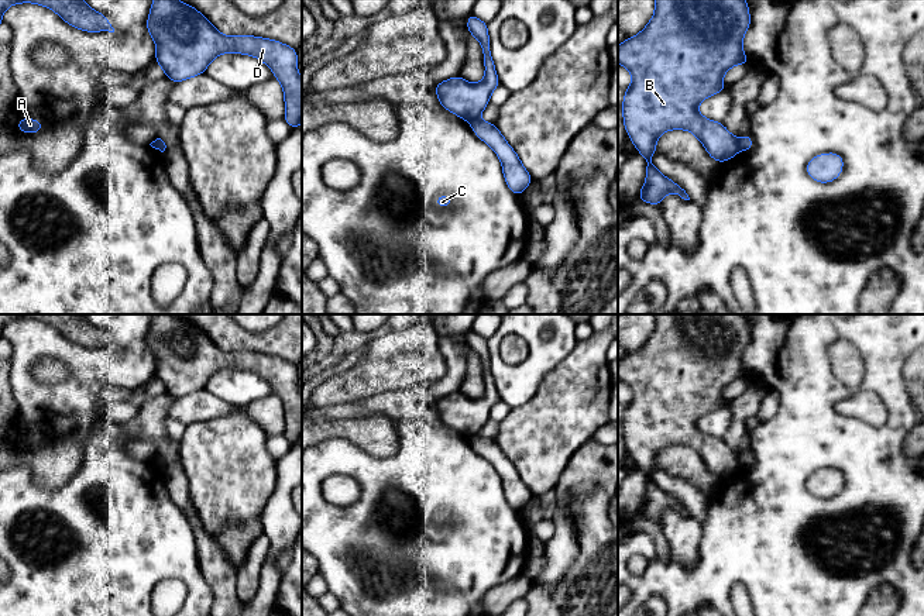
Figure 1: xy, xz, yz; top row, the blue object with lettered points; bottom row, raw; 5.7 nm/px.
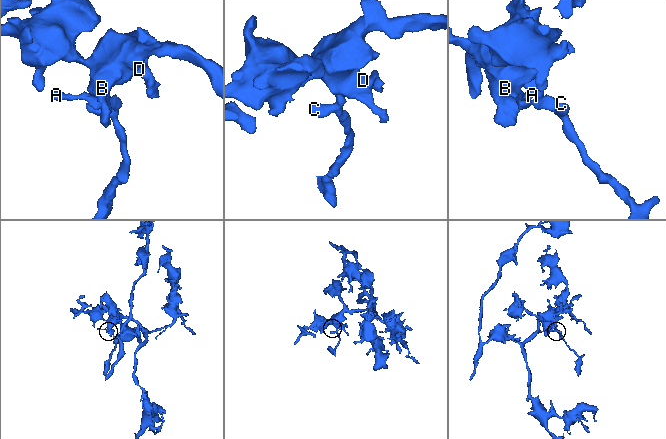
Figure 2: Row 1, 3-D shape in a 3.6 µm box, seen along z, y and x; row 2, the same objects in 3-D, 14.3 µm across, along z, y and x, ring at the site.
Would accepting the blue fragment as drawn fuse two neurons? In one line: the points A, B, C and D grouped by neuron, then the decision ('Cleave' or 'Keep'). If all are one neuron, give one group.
Groups: A B D / C. Cleave

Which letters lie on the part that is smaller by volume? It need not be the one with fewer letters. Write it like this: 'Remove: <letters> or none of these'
Remove: C

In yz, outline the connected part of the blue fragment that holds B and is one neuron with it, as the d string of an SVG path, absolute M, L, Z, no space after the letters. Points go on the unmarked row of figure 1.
M655 314L655 331L649 340L618 362L618 379L632 389L632 399L622 417L624 441L646 476L646 499L636 515L656 523L666 509L690 516L681 502L667 495L650 478L657 467L656 455L669 445L693 448L708 471L719 479L739 468L738 455L725 441L703 433L697 424L708 412L725 406L722 392L727 386L734 381L749 381L742 365L749 341L750 330L745 314Z

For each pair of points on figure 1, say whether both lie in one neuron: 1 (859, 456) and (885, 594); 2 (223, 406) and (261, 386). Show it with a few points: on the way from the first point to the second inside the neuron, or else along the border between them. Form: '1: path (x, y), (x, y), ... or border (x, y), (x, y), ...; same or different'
1: border (900, 596), (890, 585), (878, 585), (865, 601); different
2: border (205, 388), (241, 406); different

